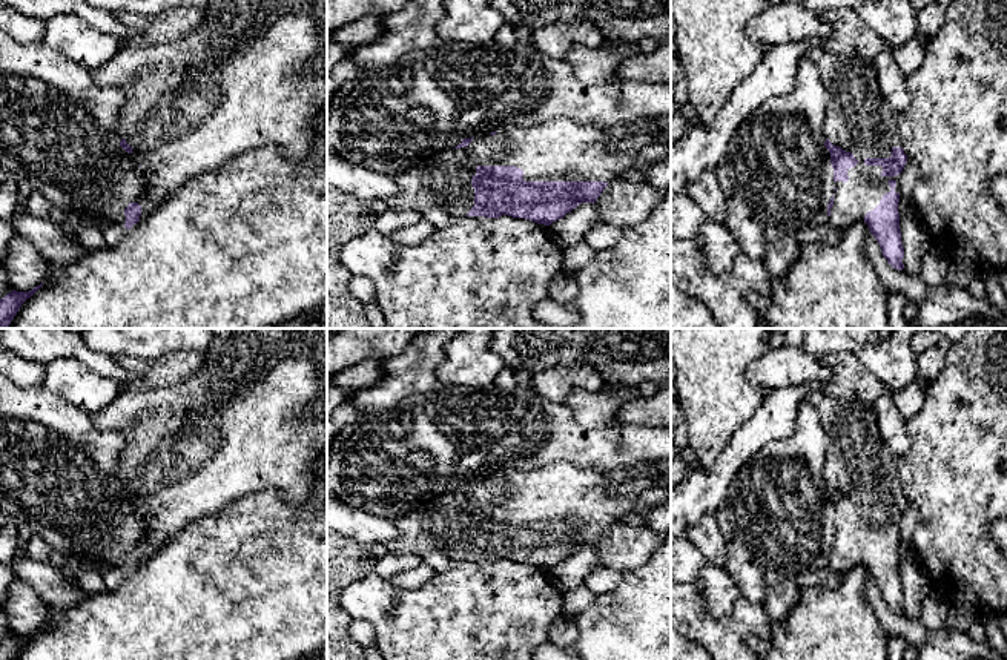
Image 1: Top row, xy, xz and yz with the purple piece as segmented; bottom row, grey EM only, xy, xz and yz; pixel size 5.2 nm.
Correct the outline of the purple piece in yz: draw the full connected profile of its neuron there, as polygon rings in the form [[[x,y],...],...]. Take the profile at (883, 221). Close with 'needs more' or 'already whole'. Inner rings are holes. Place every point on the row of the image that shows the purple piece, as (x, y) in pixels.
[[[812,49],[807,57],[818,69],[829,101],[824,115],[824,146],[830,153],[835,193],[827,204],[827,224],[846,229],[864,221],[878,241],[887,262],[903,270],[904,247],[900,230],[901,172],[907,163],[895,112],[880,92],[873,63],[861,55]]] | needs more

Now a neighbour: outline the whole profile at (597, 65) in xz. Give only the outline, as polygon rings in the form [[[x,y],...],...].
[[[603,41],[600,46],[589,48],[574,45],[565,57],[576,72],[576,77],[586,84],[602,84],[617,78],[620,64],[640,54],[637,43]]]

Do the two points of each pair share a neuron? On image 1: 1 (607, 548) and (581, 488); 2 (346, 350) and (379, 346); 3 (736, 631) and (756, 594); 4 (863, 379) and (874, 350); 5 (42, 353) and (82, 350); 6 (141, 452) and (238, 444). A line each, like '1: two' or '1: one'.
1: two
2: one
3: two
4: two
5: one
6: one

